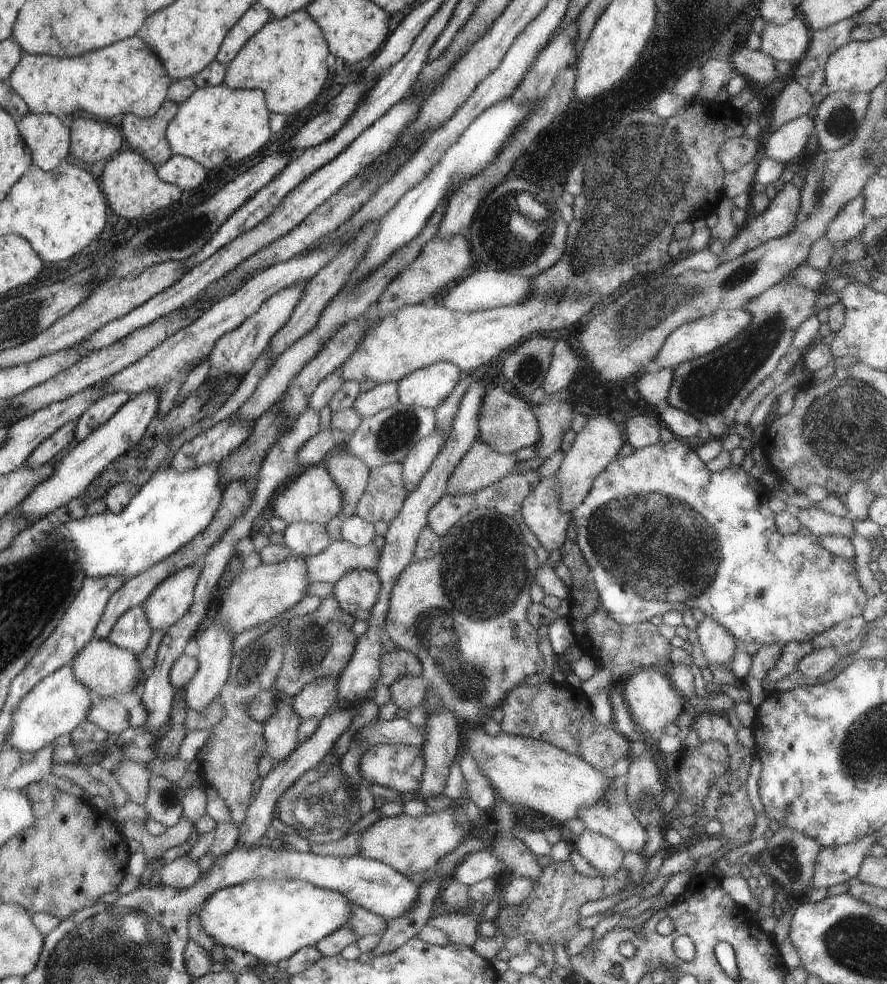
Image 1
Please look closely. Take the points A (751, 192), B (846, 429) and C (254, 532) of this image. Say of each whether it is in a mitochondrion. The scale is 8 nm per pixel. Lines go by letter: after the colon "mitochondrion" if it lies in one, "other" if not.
A: other
B: mitochondrion
C: other

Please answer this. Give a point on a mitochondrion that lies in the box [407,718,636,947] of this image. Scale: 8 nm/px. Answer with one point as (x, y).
(610, 807)

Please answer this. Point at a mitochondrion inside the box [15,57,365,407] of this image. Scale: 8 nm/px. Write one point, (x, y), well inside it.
(188, 234)

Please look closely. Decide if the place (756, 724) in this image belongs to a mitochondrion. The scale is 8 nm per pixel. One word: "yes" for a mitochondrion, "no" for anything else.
no

